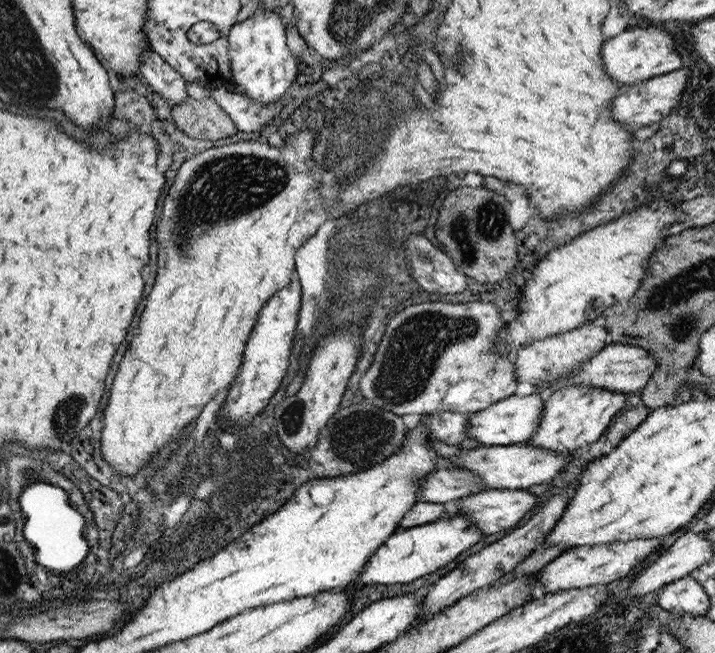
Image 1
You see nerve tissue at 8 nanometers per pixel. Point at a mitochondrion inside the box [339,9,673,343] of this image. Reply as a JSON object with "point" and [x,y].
{"point":[482,220]}

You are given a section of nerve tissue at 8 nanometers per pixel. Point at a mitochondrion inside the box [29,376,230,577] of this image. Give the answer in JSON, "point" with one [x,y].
{"point":[66,414]}

